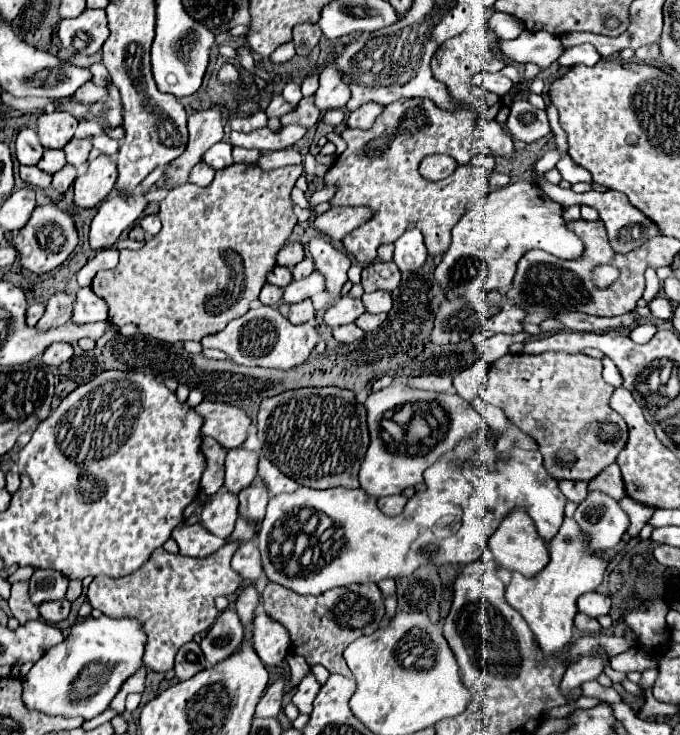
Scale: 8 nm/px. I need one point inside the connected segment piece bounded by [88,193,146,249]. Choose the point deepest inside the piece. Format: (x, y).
(114, 215)

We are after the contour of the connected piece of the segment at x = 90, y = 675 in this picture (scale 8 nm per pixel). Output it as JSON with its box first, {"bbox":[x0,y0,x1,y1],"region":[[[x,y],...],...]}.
{"bbox":[22,619,146,719],"region":[[[82,619],[60,645],[32,665],[22,679],[22,703],[44,715],[92,719],[108,709],[120,685],[142,665],[144,643],[146,635],[134,619]]]}

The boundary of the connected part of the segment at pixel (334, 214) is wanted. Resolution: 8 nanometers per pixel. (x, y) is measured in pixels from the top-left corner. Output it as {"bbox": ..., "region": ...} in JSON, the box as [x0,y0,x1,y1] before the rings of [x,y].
{"bbox":[310,207,370,239],"region":[[[332,207],[318,215],[310,225],[330,239],[342,239],[366,219],[370,219],[370,211],[366,207]]]}

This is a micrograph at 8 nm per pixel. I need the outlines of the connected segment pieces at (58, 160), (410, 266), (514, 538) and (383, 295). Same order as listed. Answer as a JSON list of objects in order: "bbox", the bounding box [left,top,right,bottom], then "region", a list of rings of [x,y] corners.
[{"bbox":[36,149,66,175],"region":[[[46,149],[36,167],[40,167],[42,171],[46,171],[46,173],[52,175],[58,169],[62,169],[64,165],[66,165],[66,159],[64,159],[64,151],[62,149]]]},{"bbox":[394,229,428,273],"region":[[[418,229],[406,231],[394,243],[394,263],[398,265],[398,269],[402,273],[418,271],[424,265],[426,257],[428,257],[428,253],[426,253],[426,247],[422,241],[422,233]]]},{"bbox":[490,509,548,577],"region":[[[516,509],[512,511],[496,529],[496,533],[490,537],[490,549],[494,555],[494,561],[498,567],[508,569],[508,571],[518,571],[524,577],[534,577],[538,571],[542,571],[548,565],[548,549],[546,543],[540,539],[532,519],[522,511]]]},{"bbox":[362,291,392,313],"region":[[[374,291],[364,293],[362,303],[368,313],[388,313],[392,309],[392,297],[388,291]]]}]

